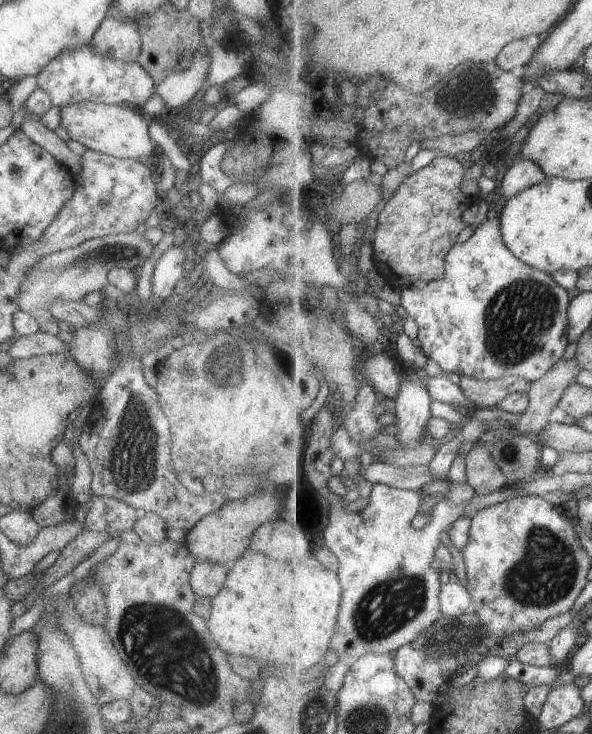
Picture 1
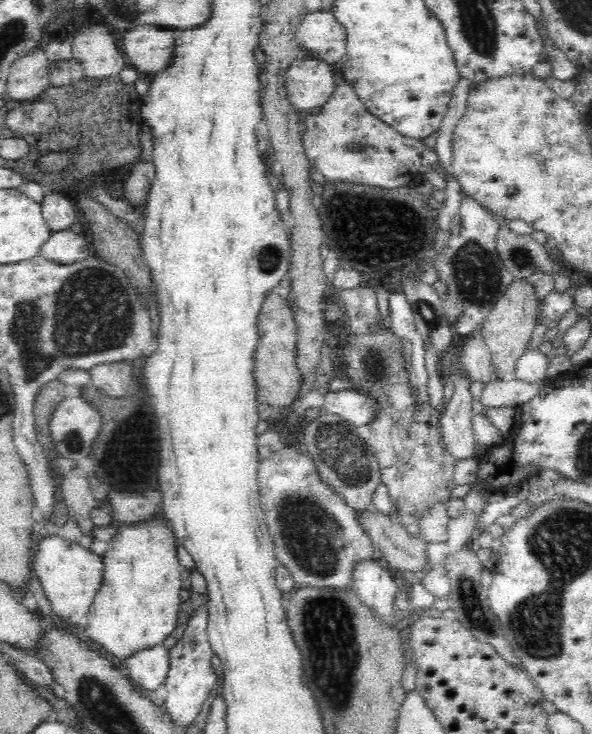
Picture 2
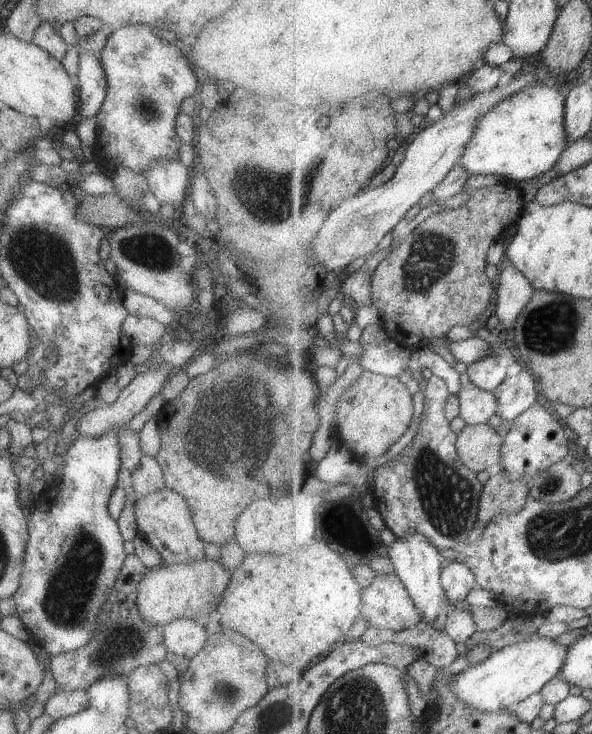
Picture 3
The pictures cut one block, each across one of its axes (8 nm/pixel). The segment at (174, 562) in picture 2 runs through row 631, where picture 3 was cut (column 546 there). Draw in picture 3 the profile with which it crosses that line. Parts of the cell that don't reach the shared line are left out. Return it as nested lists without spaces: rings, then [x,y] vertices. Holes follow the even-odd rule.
[[[531,84],[481,118],[459,164],[473,175],[496,175],[512,186],[555,169],[567,151],[566,99],[556,87]]]

